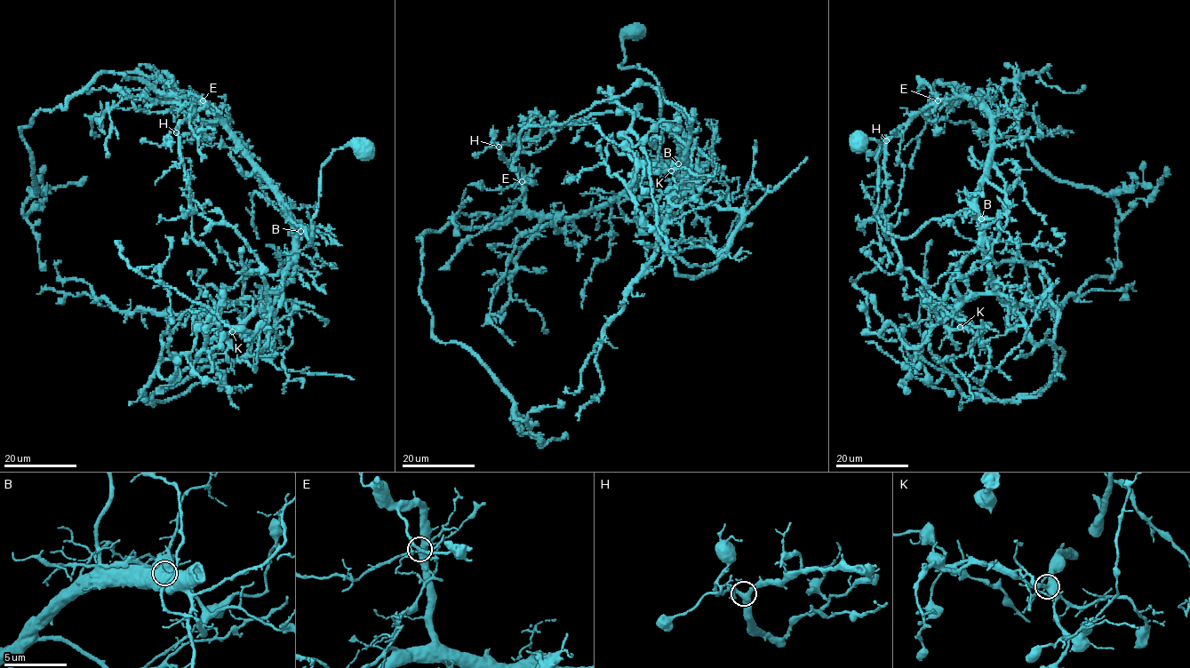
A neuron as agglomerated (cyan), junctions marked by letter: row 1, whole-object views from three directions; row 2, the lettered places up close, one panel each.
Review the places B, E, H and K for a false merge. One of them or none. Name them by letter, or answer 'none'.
B

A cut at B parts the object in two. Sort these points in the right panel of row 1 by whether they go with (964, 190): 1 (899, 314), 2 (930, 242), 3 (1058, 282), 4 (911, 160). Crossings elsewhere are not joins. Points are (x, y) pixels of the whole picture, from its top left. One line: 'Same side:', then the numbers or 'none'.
Same side: 4

